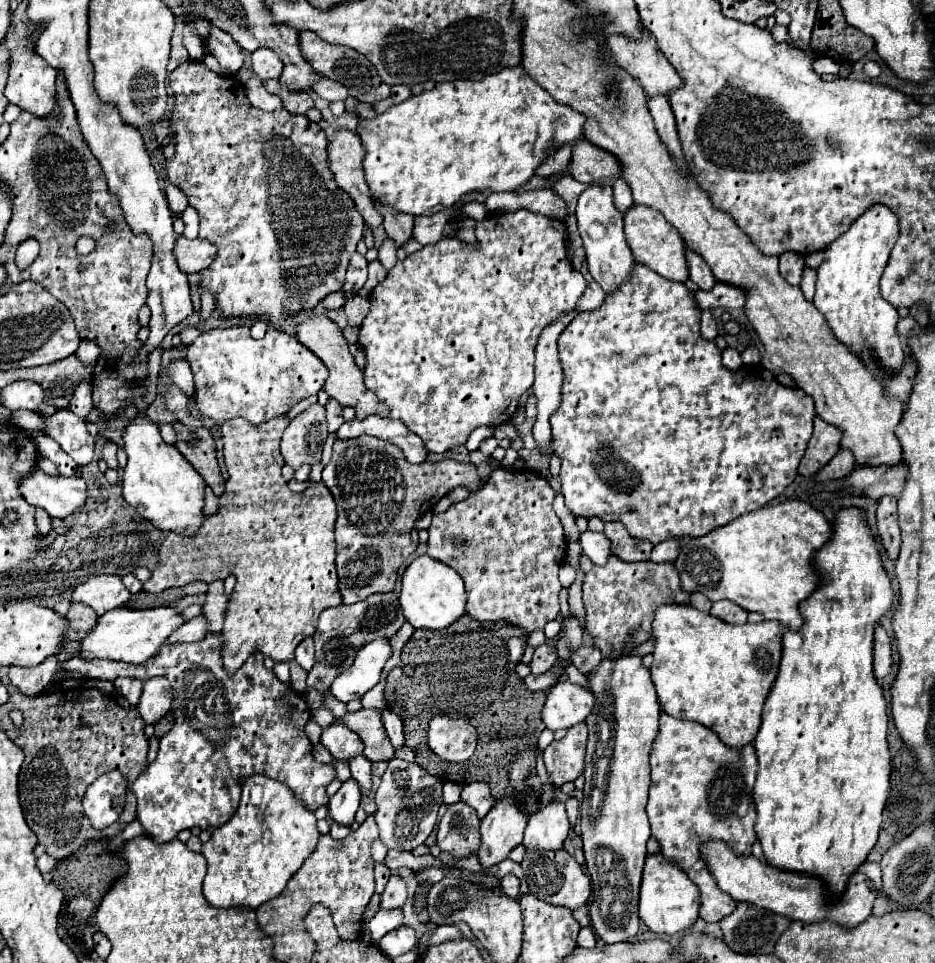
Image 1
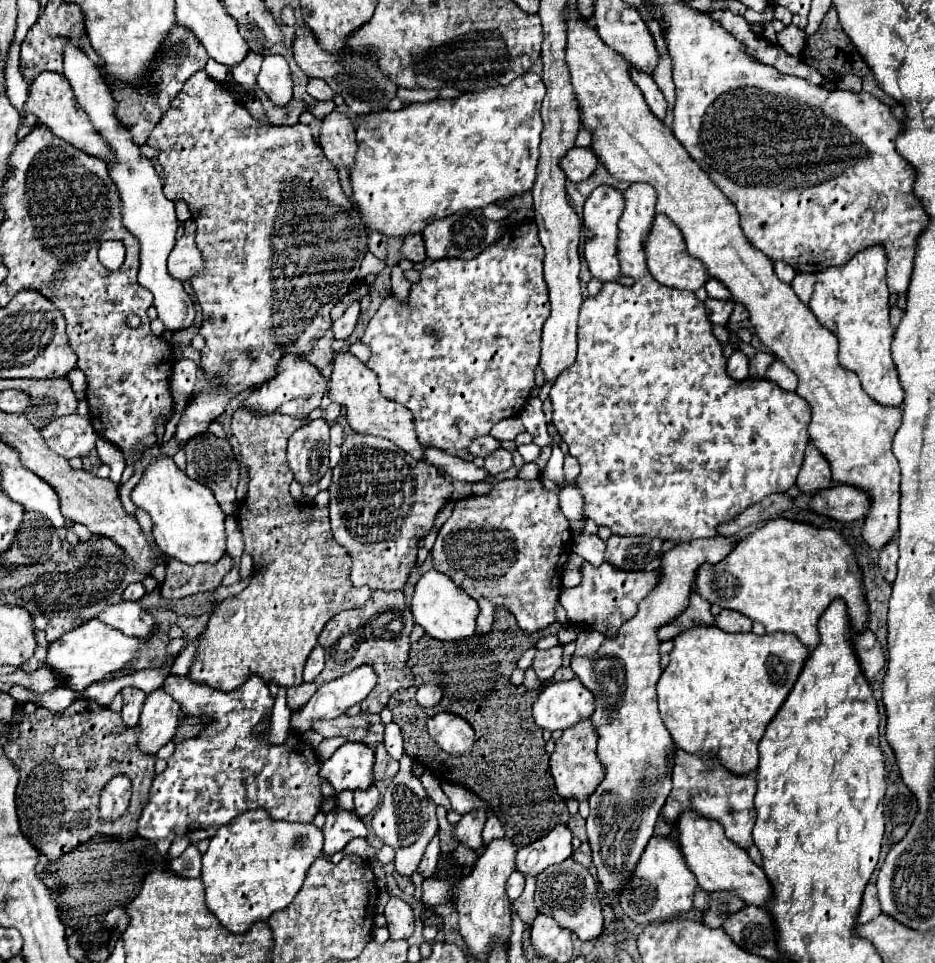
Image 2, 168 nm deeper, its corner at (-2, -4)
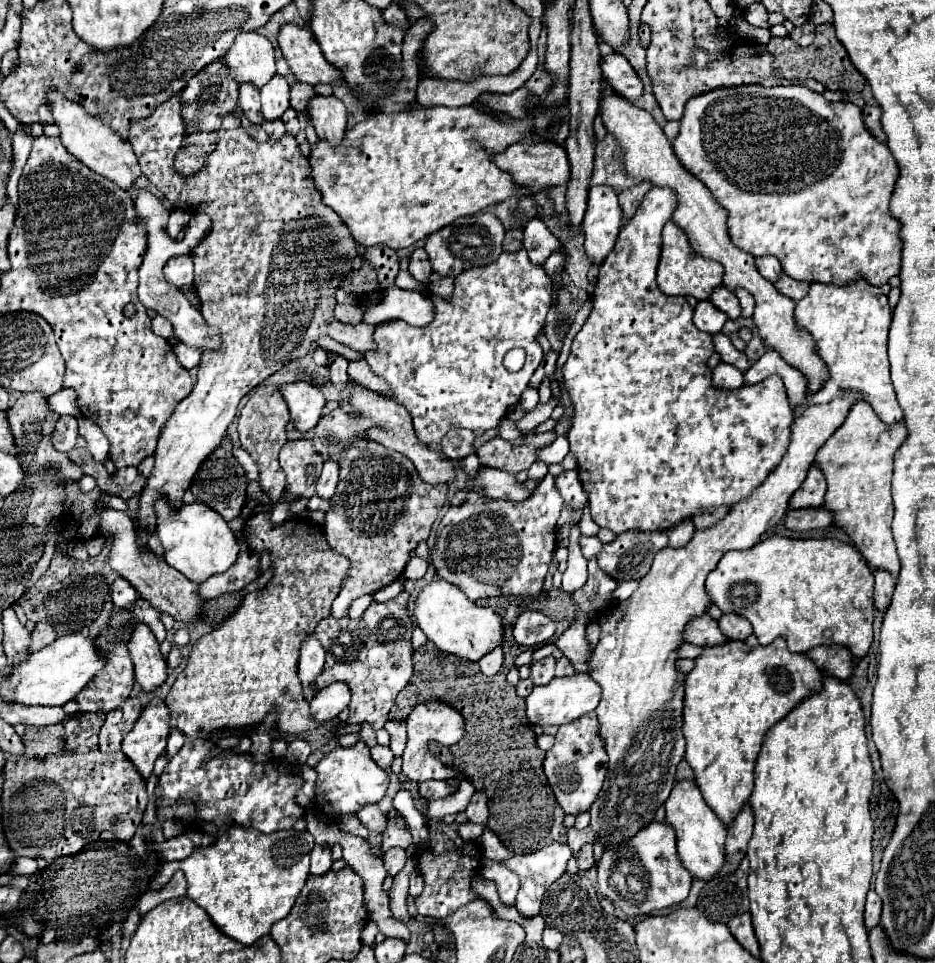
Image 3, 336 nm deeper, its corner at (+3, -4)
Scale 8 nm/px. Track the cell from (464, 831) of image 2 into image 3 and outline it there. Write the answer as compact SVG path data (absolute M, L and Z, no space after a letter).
M474 792L466 812L470 824L486 824L488 822L488 806L486 806L486 796L482 792Z

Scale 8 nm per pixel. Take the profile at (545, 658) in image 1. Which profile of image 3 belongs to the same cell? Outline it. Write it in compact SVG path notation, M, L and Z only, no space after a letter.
M548 656L542 658L538 662L530 664L530 680L540 686L540 684L548 684L554 678L554 666L556 666L556 658Z

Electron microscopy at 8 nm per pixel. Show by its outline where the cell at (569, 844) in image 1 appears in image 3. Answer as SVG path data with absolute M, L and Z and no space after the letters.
M584 844L578 852L578 868L584 872L584 870L590 870L594 866L594 856L592 856L592 844Z

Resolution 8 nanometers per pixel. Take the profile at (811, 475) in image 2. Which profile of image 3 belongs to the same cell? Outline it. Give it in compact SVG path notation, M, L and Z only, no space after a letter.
M812 464L808 470L808 476L804 478L802 486L792 494L790 506L792 508L806 508L806 506L822 506L824 504L824 492L826 492L826 480L822 470Z

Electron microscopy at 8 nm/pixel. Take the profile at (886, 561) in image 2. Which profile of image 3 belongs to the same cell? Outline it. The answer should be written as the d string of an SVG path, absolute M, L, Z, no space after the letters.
M874 570L874 604L878 610L886 610L886 606L892 600L892 592L896 586L894 574L888 570Z

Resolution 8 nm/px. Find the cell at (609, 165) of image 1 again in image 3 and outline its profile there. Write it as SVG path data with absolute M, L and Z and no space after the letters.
M536 136L508 146L502 154L494 156L494 162L500 170L508 170L512 174L514 182L520 182L522 186L526 186L530 190L530 194L534 194L536 190L546 188L546 186L568 184L568 180L570 180L570 160L568 160L564 146L538 140Z

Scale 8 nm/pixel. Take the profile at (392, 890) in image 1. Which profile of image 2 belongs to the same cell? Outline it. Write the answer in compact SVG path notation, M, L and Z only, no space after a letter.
M391 896L389 904L385 906L385 918L387 918L391 940L405 940L413 934L413 928L415 928L413 910L397 896Z

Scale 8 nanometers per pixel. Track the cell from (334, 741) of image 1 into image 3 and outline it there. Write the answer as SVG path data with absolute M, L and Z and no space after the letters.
M356 742L348 748L336 748L324 760L320 760L314 770L318 772L316 804L328 816L356 814L364 804L378 802L388 788L386 772L370 758L370 748L364 742Z

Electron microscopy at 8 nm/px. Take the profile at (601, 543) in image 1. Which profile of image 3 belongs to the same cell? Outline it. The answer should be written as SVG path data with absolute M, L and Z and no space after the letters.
M582 536L580 546L582 546L582 554L586 560L594 558L598 554L598 550L602 550L602 542L598 540L598 536Z

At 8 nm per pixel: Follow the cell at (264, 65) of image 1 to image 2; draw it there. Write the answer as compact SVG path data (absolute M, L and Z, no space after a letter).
M265 56L257 78L259 88L275 106L285 106L293 98L293 80L283 56Z

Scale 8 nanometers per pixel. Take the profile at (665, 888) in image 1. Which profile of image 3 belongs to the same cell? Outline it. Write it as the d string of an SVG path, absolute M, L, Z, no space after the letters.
M652 822L626 844L606 850L598 864L598 890L622 916L638 918L654 910L680 904L690 892L690 874L686 874L676 854L676 834L666 822Z

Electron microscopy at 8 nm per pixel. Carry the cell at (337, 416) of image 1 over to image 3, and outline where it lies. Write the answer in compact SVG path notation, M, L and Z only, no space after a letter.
M328 458L324 462L322 474L318 478L316 494L322 496L322 498L332 498L334 490L336 490L336 484L338 484L338 466L334 466L334 462L330 462L330 458Z

